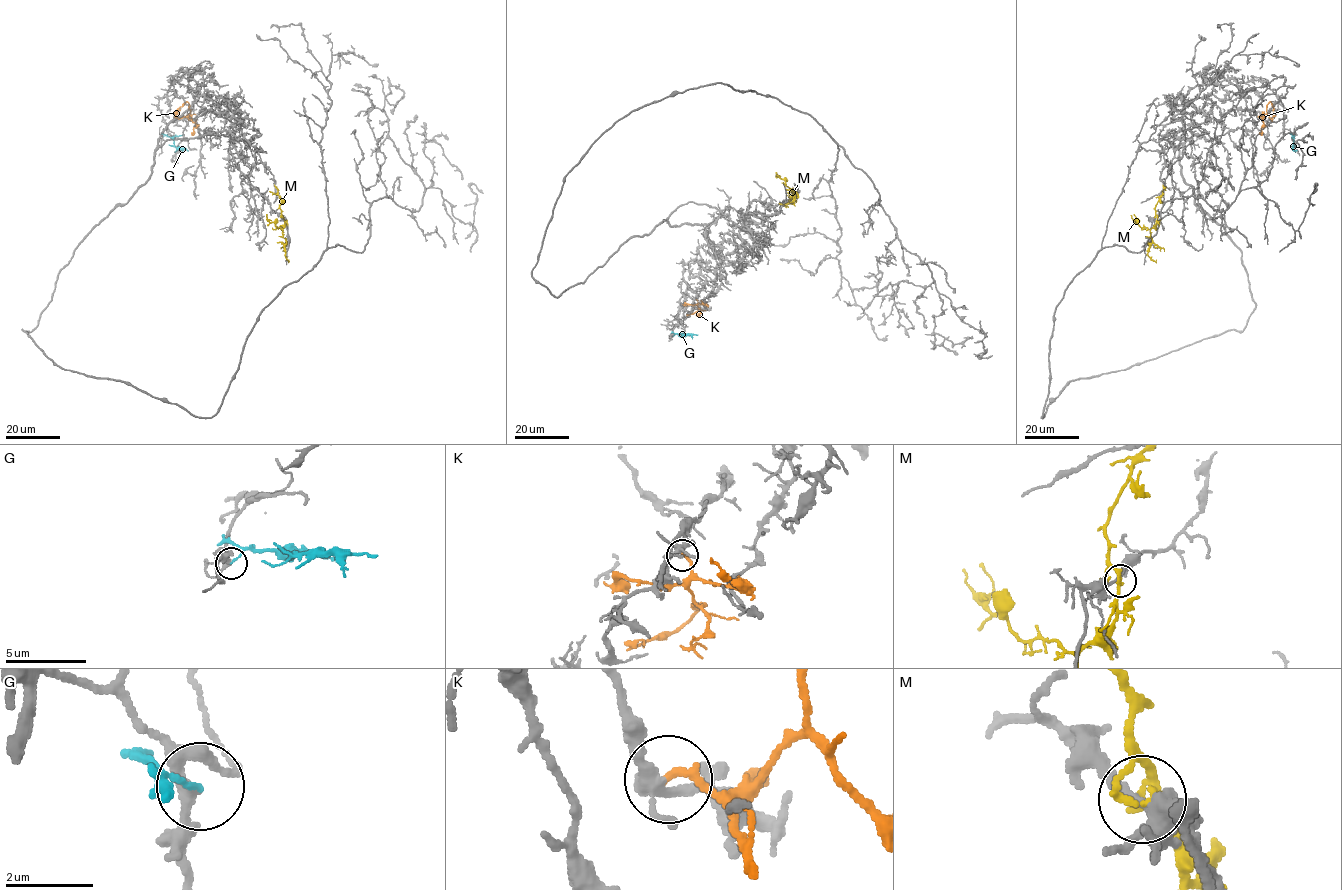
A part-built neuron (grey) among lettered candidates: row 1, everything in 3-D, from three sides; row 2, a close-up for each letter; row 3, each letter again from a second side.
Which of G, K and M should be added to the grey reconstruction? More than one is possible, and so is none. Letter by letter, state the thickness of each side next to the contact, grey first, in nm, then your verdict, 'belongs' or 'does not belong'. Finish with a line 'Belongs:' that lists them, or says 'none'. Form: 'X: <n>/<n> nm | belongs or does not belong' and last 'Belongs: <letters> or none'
G: 240/110 nm | does not belong
K: 280/170 nm | does not belong
M: 200/150 nm | does not belong
Belongs: none

